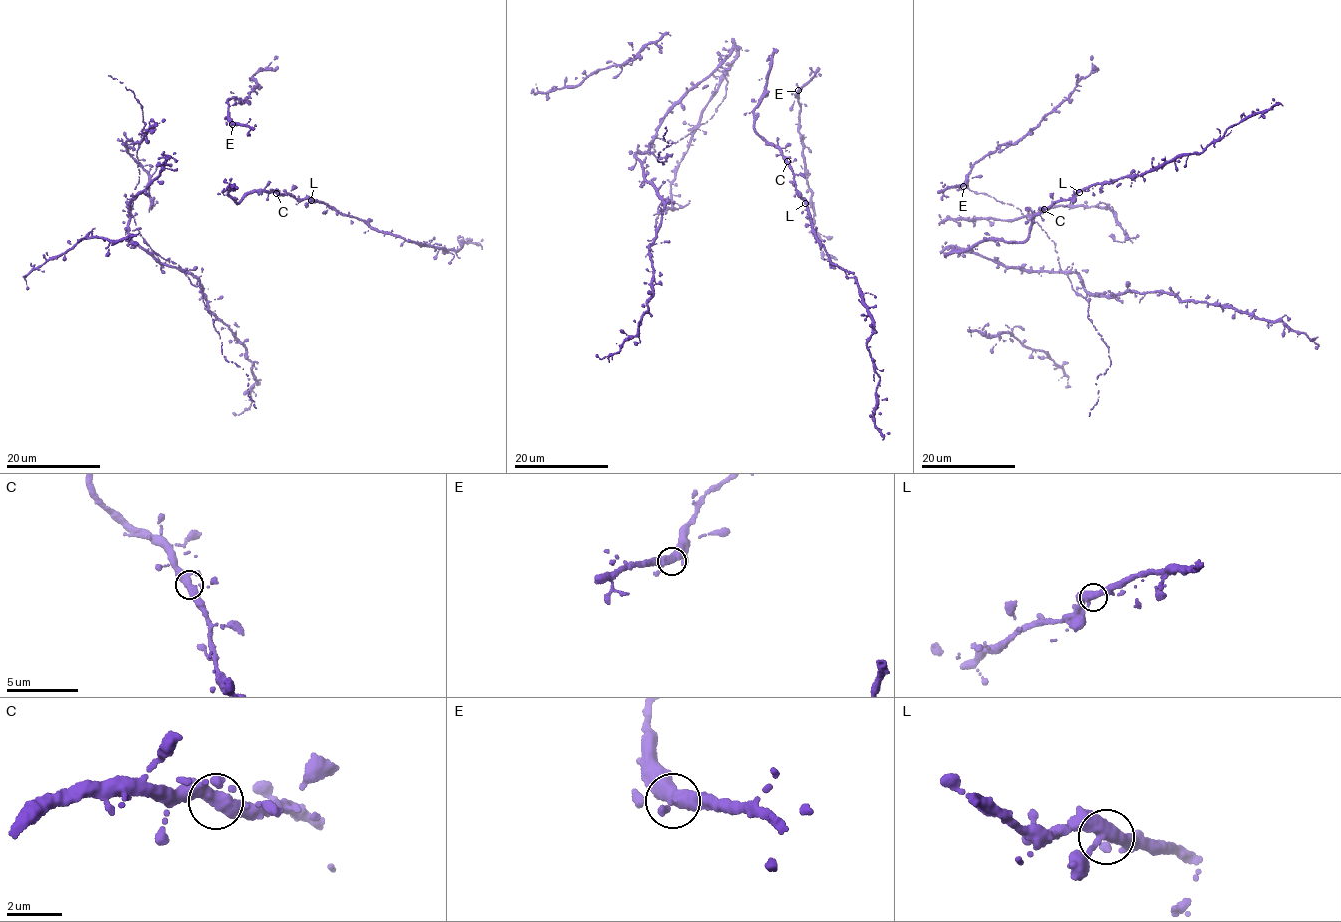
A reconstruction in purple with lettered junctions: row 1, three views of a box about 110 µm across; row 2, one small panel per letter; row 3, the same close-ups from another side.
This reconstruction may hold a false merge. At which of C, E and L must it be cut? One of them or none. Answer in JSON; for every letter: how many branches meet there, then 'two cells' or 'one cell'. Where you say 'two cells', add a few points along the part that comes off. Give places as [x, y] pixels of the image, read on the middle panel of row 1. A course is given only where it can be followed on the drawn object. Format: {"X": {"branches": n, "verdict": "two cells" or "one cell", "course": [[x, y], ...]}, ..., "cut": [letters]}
{"C": {"branches": 3, "verdict": "one cell"}, "E": {"branches": 3, "verdict": "one cell"}, "L": {"branches": 3, "verdict": "one cell"}, "cut": []}

